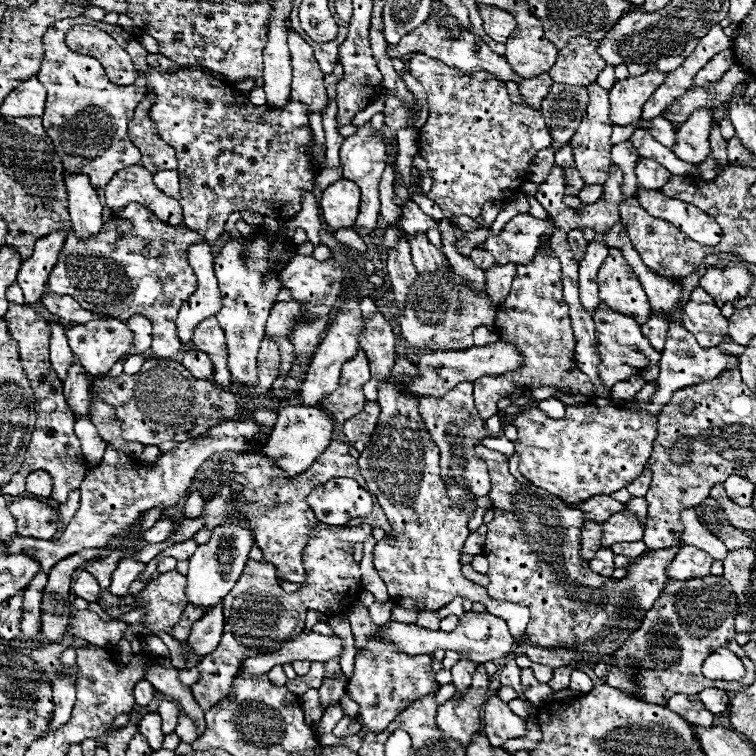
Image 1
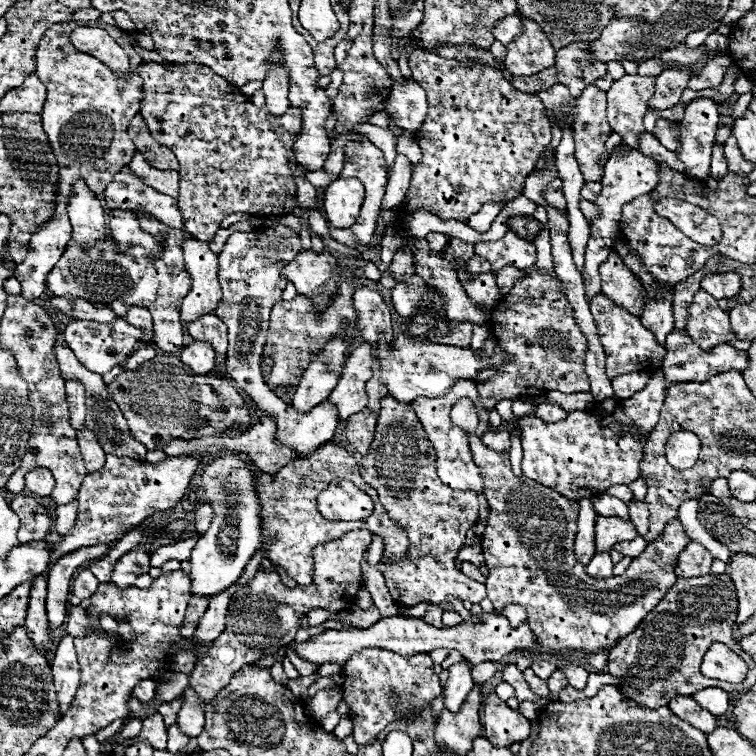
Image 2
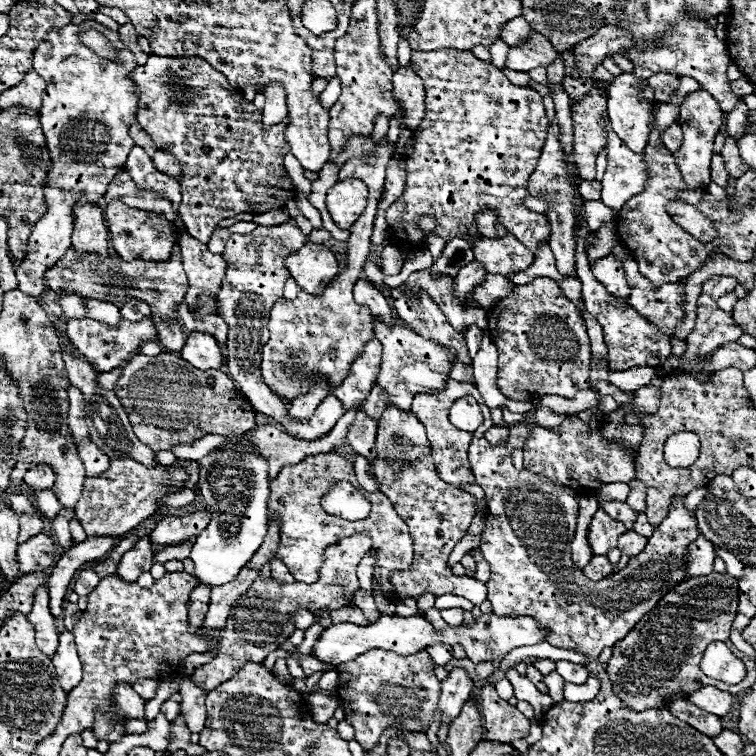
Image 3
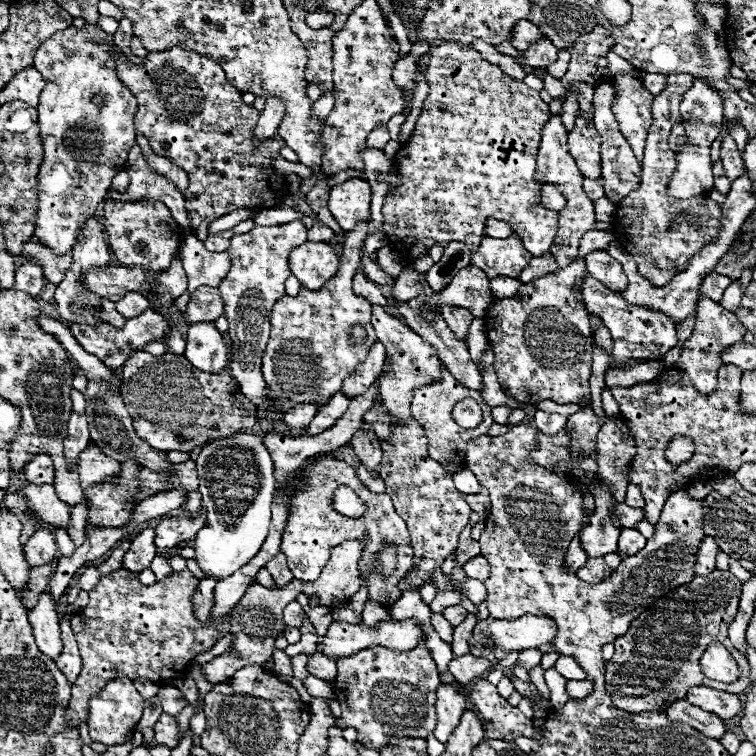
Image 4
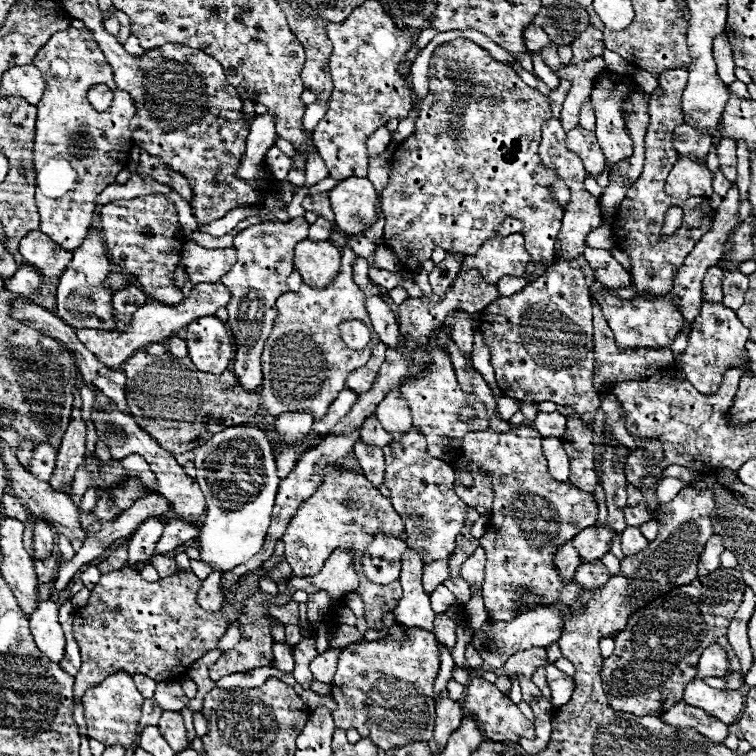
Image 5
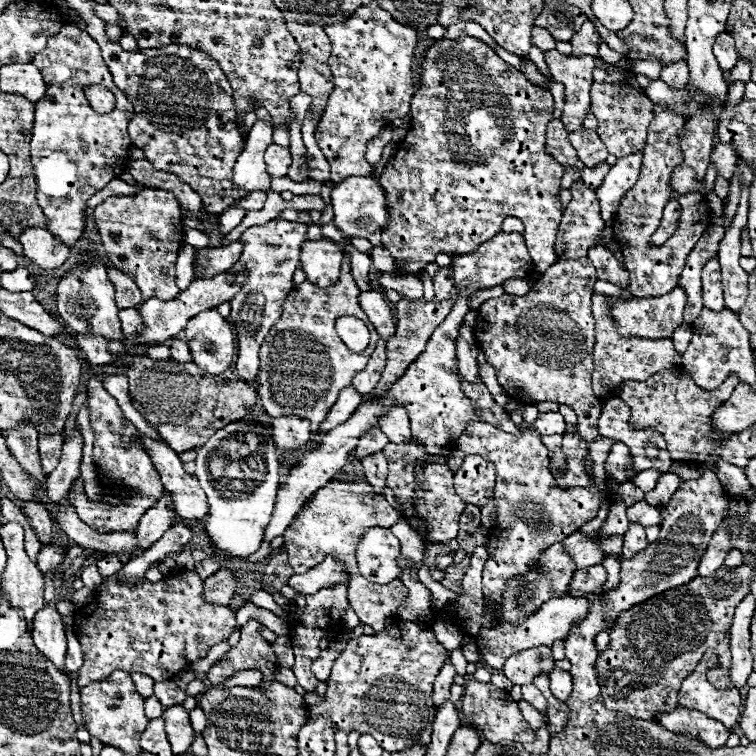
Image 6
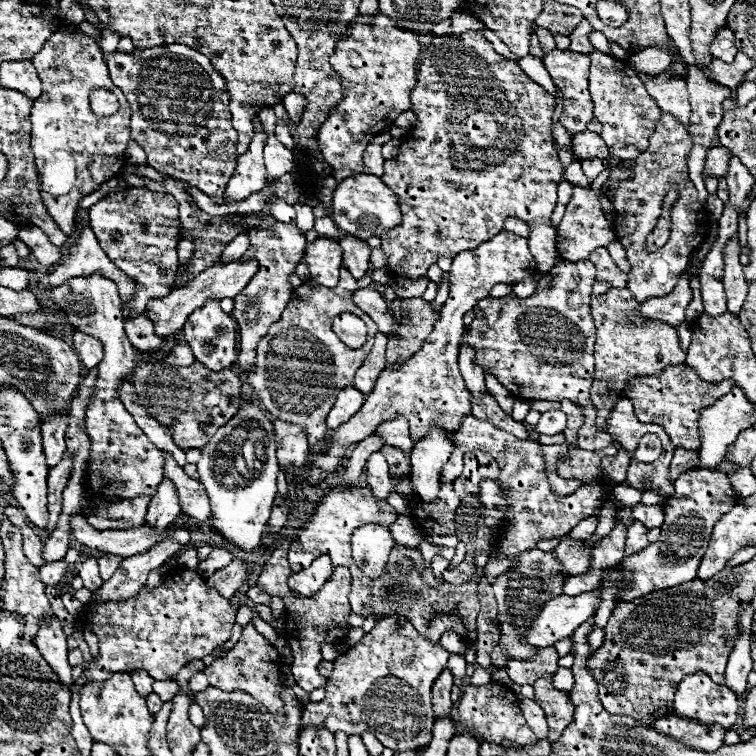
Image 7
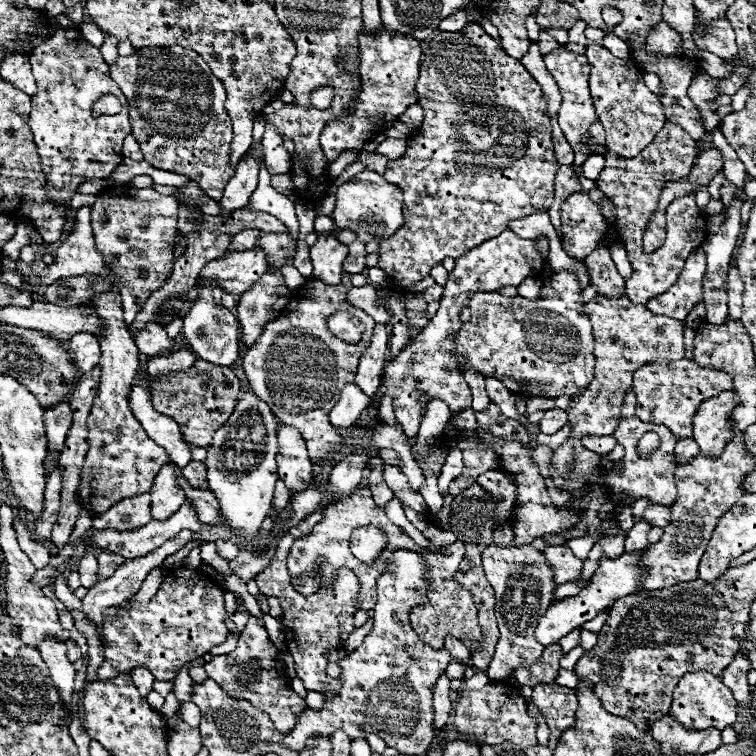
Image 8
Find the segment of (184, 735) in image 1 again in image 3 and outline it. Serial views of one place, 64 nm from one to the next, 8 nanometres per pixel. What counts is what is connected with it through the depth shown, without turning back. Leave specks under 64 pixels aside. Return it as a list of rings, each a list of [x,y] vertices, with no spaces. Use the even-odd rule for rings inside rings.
[[[188,678],[182,680],[180,694],[182,694],[184,722],[192,734],[200,734],[204,728],[204,720],[206,720],[206,708],[204,708],[206,694],[198,686],[194,686]]]

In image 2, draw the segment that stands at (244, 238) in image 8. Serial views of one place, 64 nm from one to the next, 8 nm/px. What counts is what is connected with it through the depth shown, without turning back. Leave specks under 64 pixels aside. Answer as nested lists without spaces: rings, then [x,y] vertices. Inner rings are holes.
[[[186,240],[184,262],[192,278],[192,290],[180,306],[182,326],[198,320],[204,314],[212,314],[222,300],[218,284],[218,256],[206,242]]]

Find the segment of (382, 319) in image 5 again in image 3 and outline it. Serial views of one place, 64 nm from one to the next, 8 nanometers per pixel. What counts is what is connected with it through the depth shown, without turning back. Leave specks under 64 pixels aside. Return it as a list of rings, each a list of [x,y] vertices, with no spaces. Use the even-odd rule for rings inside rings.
[[[374,322],[374,334],[382,344],[378,384],[386,390],[394,406],[400,410],[410,410],[414,394],[426,394],[446,386],[450,378],[450,366],[456,362],[456,354],[448,346],[440,346],[434,340],[424,340],[404,326],[386,326],[384,322]]]

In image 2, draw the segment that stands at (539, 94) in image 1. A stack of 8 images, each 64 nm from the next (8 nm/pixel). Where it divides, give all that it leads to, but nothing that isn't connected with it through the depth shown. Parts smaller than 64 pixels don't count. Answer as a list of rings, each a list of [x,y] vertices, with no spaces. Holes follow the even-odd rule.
[[[554,66],[552,68],[546,68],[542,70],[540,74],[536,76],[530,76],[530,78],[518,78],[518,76],[512,76],[512,84],[516,90],[522,90],[526,94],[538,94],[546,88],[550,88],[552,84],[556,84],[558,78],[556,78],[556,72],[554,72]]]

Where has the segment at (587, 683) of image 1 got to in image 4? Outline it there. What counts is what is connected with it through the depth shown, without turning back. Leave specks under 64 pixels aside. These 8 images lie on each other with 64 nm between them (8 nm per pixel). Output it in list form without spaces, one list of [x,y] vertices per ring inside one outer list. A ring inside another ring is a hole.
[[[560,656],[554,664],[554,668],[566,678],[566,680],[584,680],[586,674],[584,670],[578,666],[578,662],[574,662],[574,658],[570,656]]]

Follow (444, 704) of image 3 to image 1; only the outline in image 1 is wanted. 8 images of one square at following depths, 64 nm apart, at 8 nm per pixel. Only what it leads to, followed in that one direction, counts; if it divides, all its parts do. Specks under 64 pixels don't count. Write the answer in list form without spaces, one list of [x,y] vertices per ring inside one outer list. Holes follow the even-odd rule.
[[[460,654],[460,660],[452,666],[452,684],[456,686],[456,694],[462,694],[472,684],[472,676],[476,672],[474,662],[466,658],[466,654]]]

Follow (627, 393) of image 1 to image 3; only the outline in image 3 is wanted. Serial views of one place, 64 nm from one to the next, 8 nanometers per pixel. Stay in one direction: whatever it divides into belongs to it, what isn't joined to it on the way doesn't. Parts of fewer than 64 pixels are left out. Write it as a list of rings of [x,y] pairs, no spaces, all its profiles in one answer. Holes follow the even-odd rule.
[[[640,366],[640,368],[630,368],[624,372],[610,372],[610,382],[618,388],[618,390],[626,390],[626,392],[636,392],[642,386],[648,386],[650,380],[654,378],[656,368],[650,366]]]

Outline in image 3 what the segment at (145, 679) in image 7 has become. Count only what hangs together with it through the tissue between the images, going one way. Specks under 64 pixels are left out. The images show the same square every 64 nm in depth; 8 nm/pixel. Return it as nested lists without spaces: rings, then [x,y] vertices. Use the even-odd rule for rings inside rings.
[[[138,680],[132,688],[134,688],[144,700],[150,700],[150,698],[154,698],[156,686],[158,686],[158,682],[154,682],[154,680]]]

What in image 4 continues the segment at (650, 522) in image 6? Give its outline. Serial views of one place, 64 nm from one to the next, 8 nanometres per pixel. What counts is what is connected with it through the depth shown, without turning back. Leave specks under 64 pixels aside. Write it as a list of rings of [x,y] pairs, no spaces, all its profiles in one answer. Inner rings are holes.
[[[626,504],[614,506],[612,512],[614,512],[614,516],[622,522],[624,528],[636,528],[636,524],[644,518],[644,510],[640,510],[640,508],[630,508],[630,506],[626,506]]]

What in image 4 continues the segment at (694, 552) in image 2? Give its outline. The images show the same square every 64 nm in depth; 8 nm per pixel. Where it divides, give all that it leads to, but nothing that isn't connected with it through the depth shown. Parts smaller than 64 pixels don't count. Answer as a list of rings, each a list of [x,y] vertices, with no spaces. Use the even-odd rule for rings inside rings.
[[[704,538],[698,546],[696,552],[696,562],[694,562],[694,574],[696,576],[708,576],[716,568],[716,554],[718,546],[714,538]]]

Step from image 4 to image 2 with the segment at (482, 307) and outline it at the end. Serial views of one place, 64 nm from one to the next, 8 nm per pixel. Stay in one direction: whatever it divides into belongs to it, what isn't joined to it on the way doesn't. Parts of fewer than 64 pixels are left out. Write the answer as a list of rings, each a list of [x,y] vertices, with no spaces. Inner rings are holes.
[[[474,254],[466,264],[468,264],[468,270],[470,270],[472,274],[490,272],[490,262],[486,262],[486,258],[478,258],[478,254]]]

